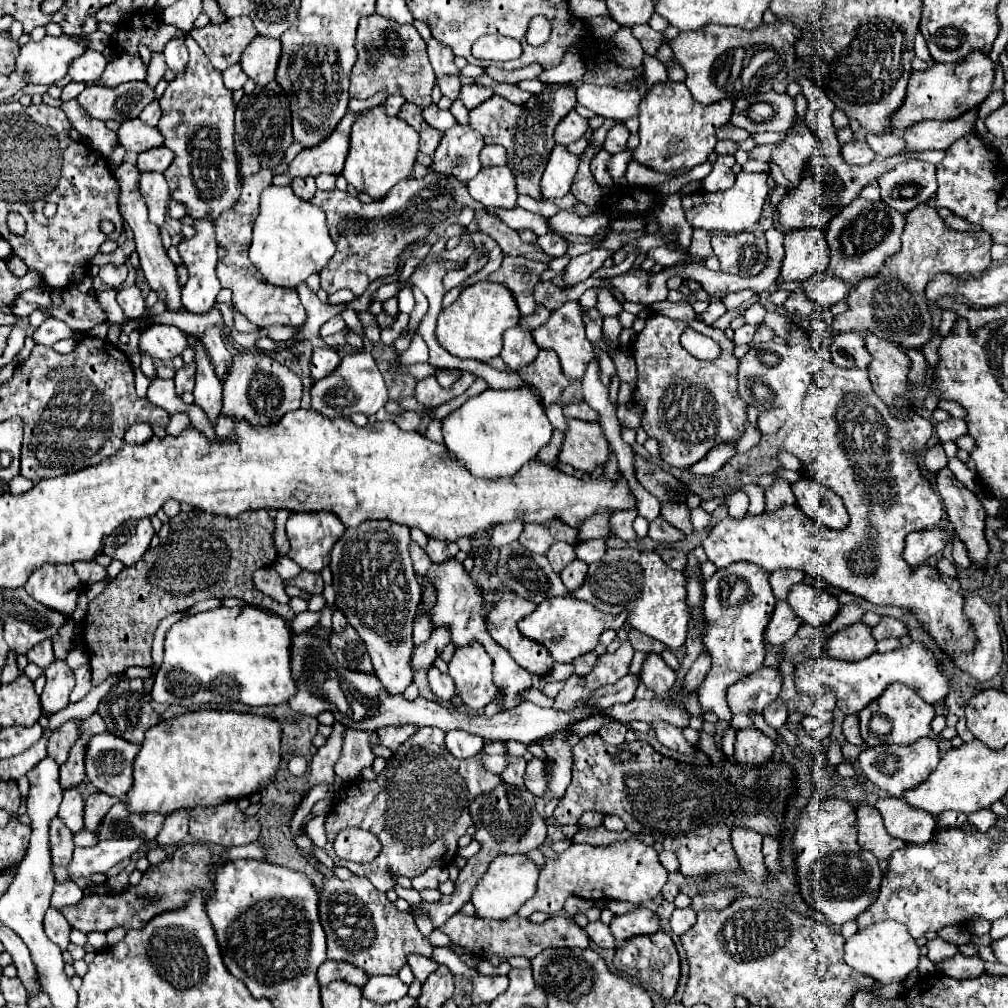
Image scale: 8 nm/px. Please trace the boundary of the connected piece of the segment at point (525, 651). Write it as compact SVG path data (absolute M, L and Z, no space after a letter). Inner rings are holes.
M501 588L501 590L497 592L497 602L495 602L493 608L489 610L489 614L485 616L485 622L487 622L487 630L489 630L491 638L493 638L499 646L503 646L509 654L513 654L513 660L515 660L519 666L523 666L525 670L529 670L533 676L541 676L541 674L545 674L545 672L551 668L551 664L553 664L553 660L549 658L549 652L547 652L543 646L537 646L537 642L529 642L529 638L525 638L525 636L517 630L517 622L519 622L525 614L531 614L531 612L535 610L535 606L537 606L535 602L517 596L513 590Z

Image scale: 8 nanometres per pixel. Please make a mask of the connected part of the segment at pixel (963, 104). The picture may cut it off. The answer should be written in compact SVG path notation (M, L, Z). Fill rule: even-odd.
M969 54L957 64L933 64L923 72L913 72L907 84L903 106L891 116L891 130L905 132L925 120L955 120L977 108L993 90L993 62L985 54Z

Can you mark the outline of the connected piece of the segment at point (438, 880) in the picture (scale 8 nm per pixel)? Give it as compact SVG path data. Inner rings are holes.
M429 868L423 874L415 876L411 882L413 882L413 888L421 892L425 888L439 888L439 884L443 884L447 878L449 878L447 868Z

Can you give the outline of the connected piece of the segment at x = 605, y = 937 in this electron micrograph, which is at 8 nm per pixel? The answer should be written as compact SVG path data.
M589 922L585 932L589 934L589 938L599 946L599 948L613 948L615 946L615 938L609 932L609 926L603 922Z

